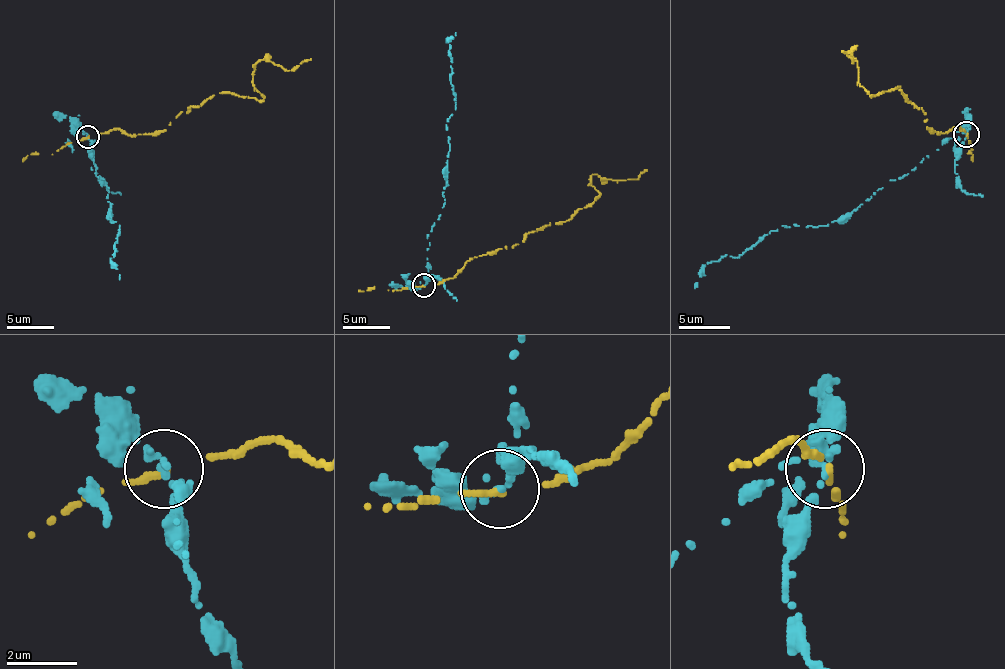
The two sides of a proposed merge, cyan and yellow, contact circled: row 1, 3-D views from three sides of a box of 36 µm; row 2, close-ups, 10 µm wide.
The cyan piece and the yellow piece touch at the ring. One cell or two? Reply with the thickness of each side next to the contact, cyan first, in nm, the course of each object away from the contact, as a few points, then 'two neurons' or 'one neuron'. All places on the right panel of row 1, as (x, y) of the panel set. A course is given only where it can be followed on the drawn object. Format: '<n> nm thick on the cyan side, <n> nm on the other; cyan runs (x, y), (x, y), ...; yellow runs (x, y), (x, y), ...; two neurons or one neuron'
170 nm thick on the cyan side, 220 nm on the other; cyan runs (965, 135), (955, 132), (836, 221), (793, 224), (737, 257), (707, 262), (694, 287); yellow runs (968, 135), (932, 132), (899, 87), (866, 92), (851, 54), (854, 64), (841, 51); two neurons

